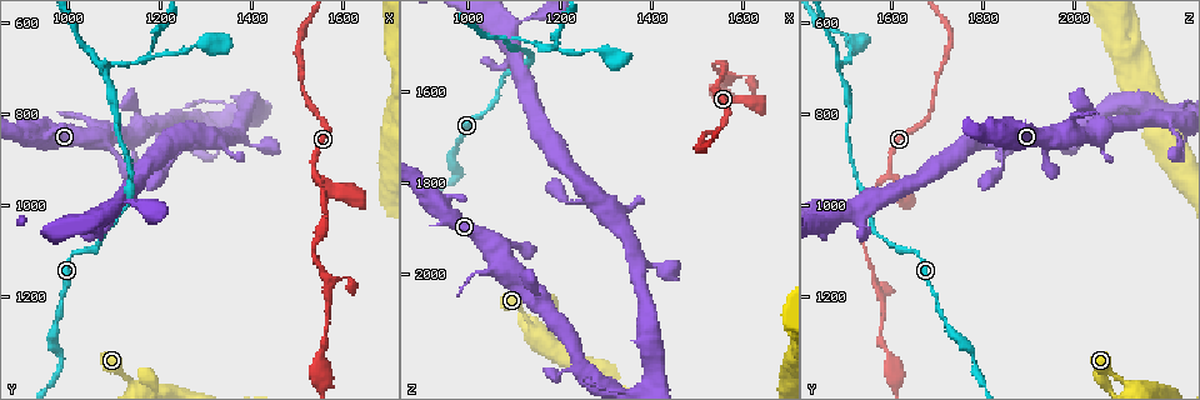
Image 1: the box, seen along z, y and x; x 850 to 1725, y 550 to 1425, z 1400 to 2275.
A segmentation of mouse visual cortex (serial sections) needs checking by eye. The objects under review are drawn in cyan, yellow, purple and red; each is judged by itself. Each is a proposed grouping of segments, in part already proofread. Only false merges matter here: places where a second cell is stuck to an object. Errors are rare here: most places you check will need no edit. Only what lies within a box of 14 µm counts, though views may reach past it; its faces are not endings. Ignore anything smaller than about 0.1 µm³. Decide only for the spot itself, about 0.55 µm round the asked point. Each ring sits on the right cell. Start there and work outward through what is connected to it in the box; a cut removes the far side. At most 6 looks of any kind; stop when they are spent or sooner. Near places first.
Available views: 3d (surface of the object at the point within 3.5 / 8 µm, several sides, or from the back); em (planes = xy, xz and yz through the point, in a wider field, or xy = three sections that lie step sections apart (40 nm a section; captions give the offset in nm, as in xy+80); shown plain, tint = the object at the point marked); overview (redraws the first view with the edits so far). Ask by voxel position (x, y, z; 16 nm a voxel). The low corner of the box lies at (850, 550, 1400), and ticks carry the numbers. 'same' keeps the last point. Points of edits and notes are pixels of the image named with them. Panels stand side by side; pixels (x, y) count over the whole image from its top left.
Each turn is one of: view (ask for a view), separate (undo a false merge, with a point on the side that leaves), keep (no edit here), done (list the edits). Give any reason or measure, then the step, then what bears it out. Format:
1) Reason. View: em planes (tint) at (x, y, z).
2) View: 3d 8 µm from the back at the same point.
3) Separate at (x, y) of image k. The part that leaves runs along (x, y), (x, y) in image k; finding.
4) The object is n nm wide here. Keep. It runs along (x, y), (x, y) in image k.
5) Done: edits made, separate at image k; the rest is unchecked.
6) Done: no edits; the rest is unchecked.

Three arms meet. View: 3d 3.5 µm at (1535, 930, 1600).

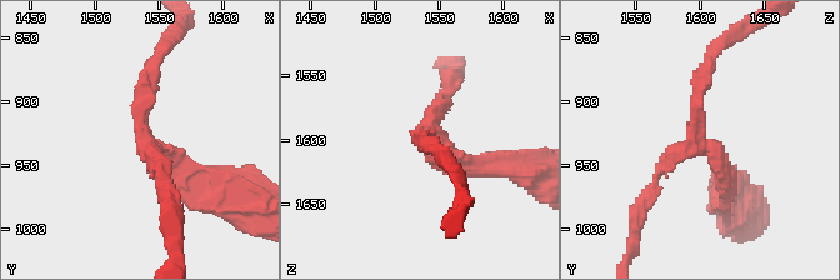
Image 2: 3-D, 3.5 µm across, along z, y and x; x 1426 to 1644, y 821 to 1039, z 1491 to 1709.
3 arms meet here; the arms are 150, 200, 250 nm wide; now the EM. View: em xy step 2 (tint) at (1540, 930, 1598).

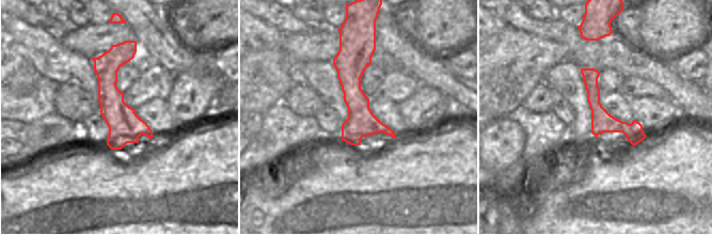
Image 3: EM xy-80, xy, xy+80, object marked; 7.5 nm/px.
Another direction. View: em xy step 5 (tint) at the same point.

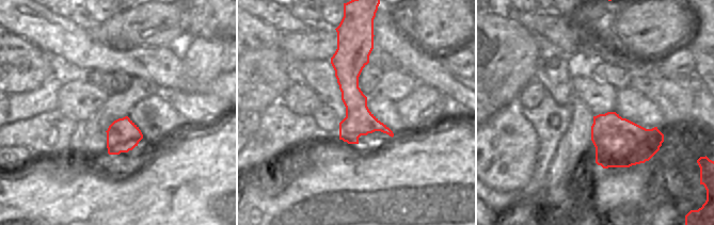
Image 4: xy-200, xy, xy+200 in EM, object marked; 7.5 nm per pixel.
Keep. It runs along (348, 44), (355, 141) in image 4; all the same cell.

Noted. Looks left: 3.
Three-way junction. View: 3d 8 µm at (1095, 1015, 1525).

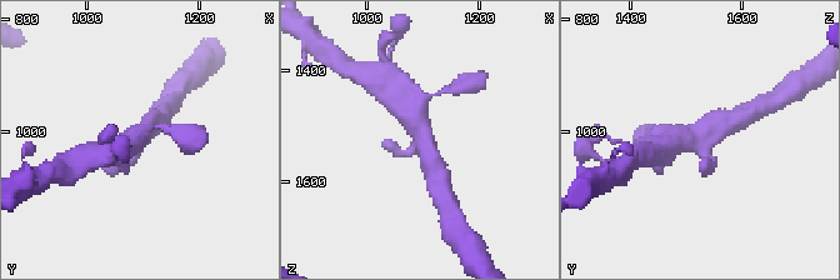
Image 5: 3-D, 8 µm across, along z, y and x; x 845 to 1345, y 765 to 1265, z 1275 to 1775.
3 arms meet here; the arms are 250, 600, 700 nm wide. View: em planes (tint) at (1095, 1020, 1520).

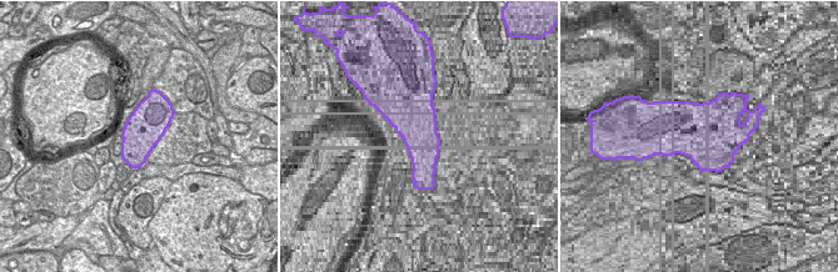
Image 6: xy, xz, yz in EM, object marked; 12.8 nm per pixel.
Keep. It runs along (436, 168), (411, 109) in image 5; one cell here.

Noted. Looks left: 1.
Done: no edits; the rest is unchecked.

